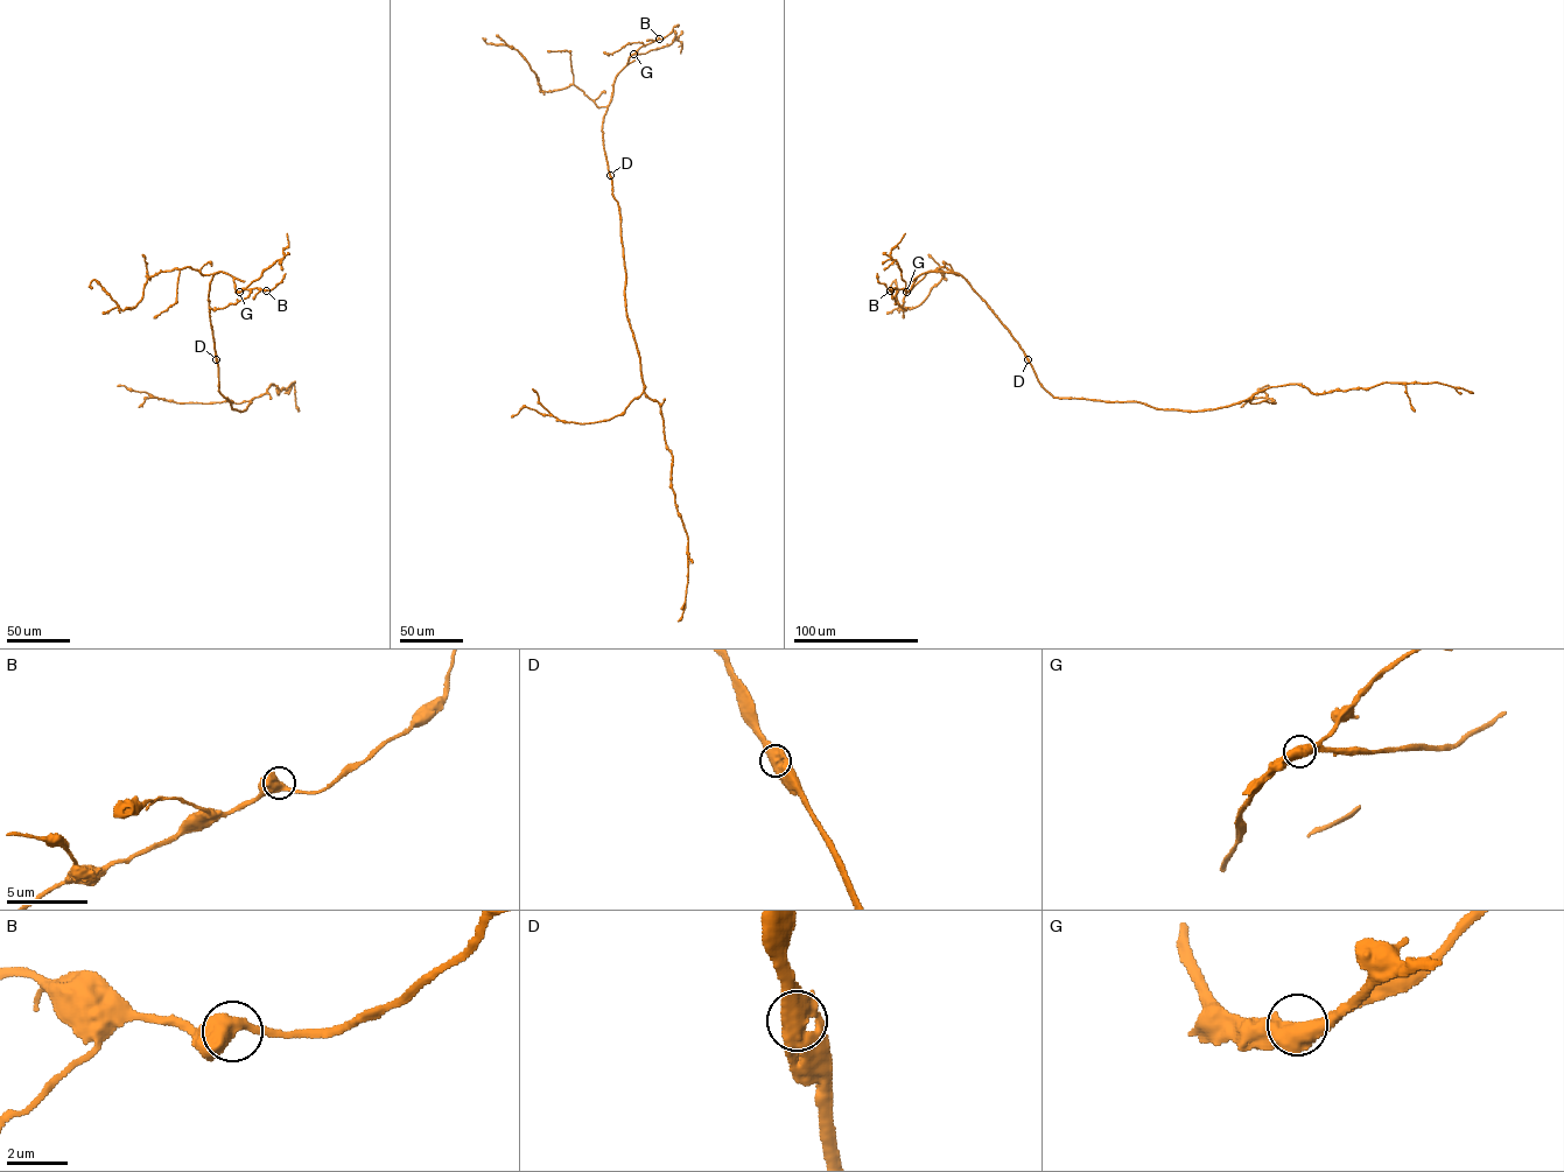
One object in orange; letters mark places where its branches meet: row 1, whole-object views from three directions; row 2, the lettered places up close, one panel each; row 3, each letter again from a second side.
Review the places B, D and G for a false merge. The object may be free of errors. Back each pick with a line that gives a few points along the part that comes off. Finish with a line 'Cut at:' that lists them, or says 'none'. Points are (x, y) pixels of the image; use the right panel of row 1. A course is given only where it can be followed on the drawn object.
Cut at: none

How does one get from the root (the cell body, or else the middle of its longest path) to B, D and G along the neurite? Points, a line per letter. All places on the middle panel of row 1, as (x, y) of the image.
B: (623, 248), (619, 208), (612, 194), (604, 148), (603, 118), (616, 75), (639, 48), (659, 39)
D: (623, 248), (619, 208), (610, 175)
G: (623, 248), (619, 208), (612, 194), (602, 124), (615, 77), (633, 54)

